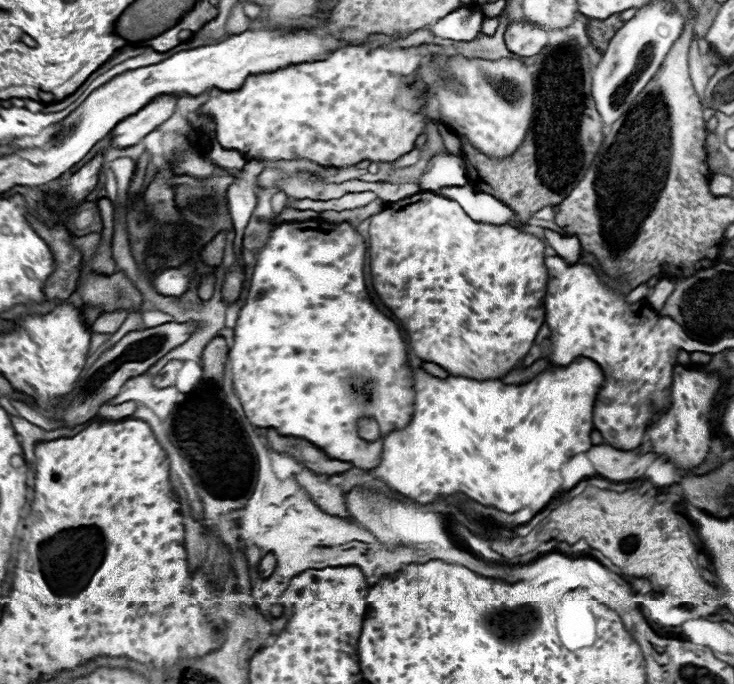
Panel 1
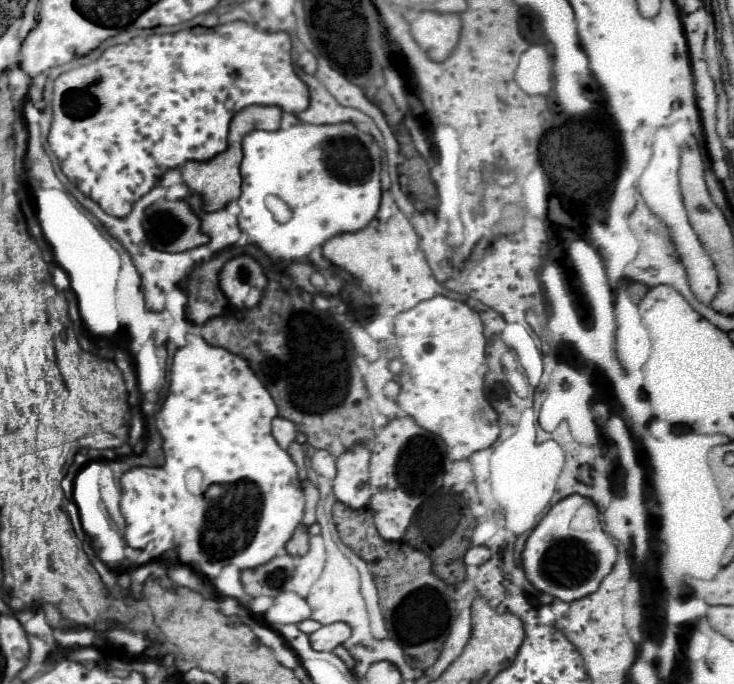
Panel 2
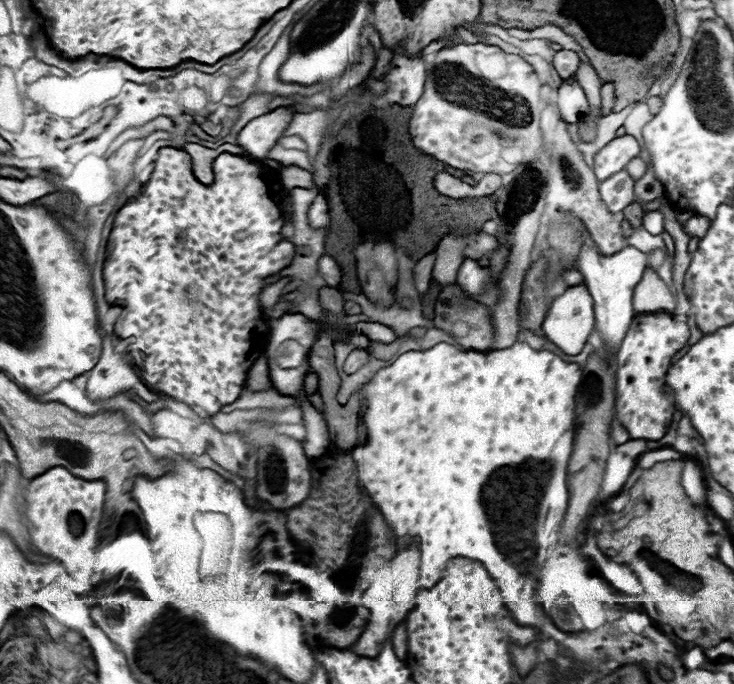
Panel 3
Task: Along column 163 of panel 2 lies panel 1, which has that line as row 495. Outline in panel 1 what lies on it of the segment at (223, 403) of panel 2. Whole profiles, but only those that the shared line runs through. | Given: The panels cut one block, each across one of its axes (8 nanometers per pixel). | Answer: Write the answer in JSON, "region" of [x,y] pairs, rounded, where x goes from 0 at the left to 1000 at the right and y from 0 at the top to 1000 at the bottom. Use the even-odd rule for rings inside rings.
{"region":[[[785,523],[785,529],[771,538],[752,535],[749,544],[736,547],[717,564],[687,564],[684,556],[651,558],[627,550],[599,556],[578,547],[578,541],[567,541],[564,608],[553,626],[523,637],[520,675],[504,690],[534,716],[572,737],[583,737],[597,725],[629,719],[635,728],[657,740],[700,751],[719,743],[779,667],[807,655],[807,594],[812,570],[820,561],[823,544],[804,523]]]}

